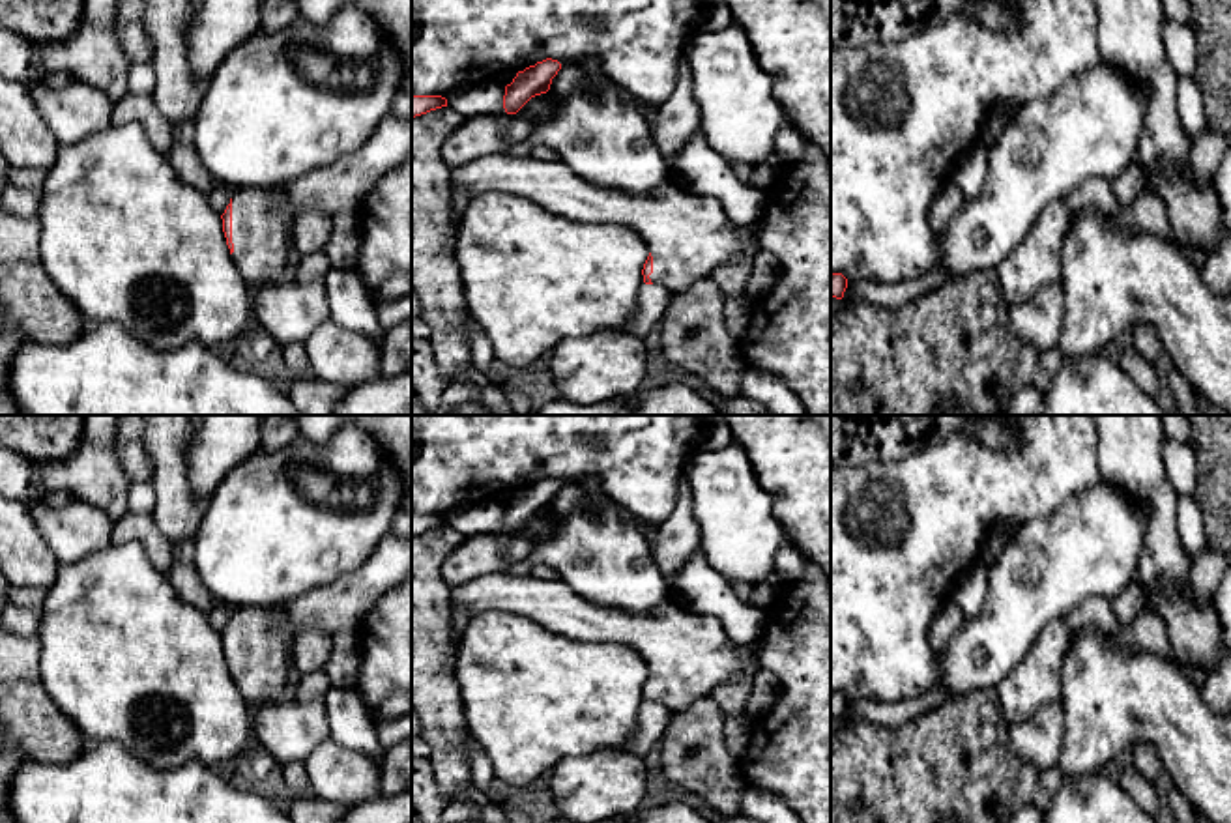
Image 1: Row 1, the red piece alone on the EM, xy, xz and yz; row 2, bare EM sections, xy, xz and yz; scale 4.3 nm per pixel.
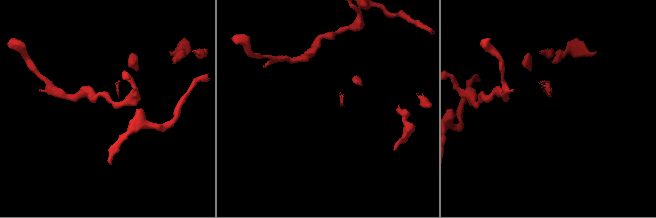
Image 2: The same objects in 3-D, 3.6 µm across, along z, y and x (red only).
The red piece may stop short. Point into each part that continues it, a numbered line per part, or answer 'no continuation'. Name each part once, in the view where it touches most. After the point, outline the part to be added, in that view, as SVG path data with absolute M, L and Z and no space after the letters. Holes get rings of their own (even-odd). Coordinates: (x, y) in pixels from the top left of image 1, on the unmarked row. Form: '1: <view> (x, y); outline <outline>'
1: xy (262, 638); outline M387 533L355 570L286 608L234 608L232 677L245 701L256 709L286 696L296 640L309 630L359 630L378 599L410 572L412 535Z

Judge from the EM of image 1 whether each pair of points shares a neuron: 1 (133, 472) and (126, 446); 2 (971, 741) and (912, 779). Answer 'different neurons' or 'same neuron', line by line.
1: same neuron
2: same neuron

